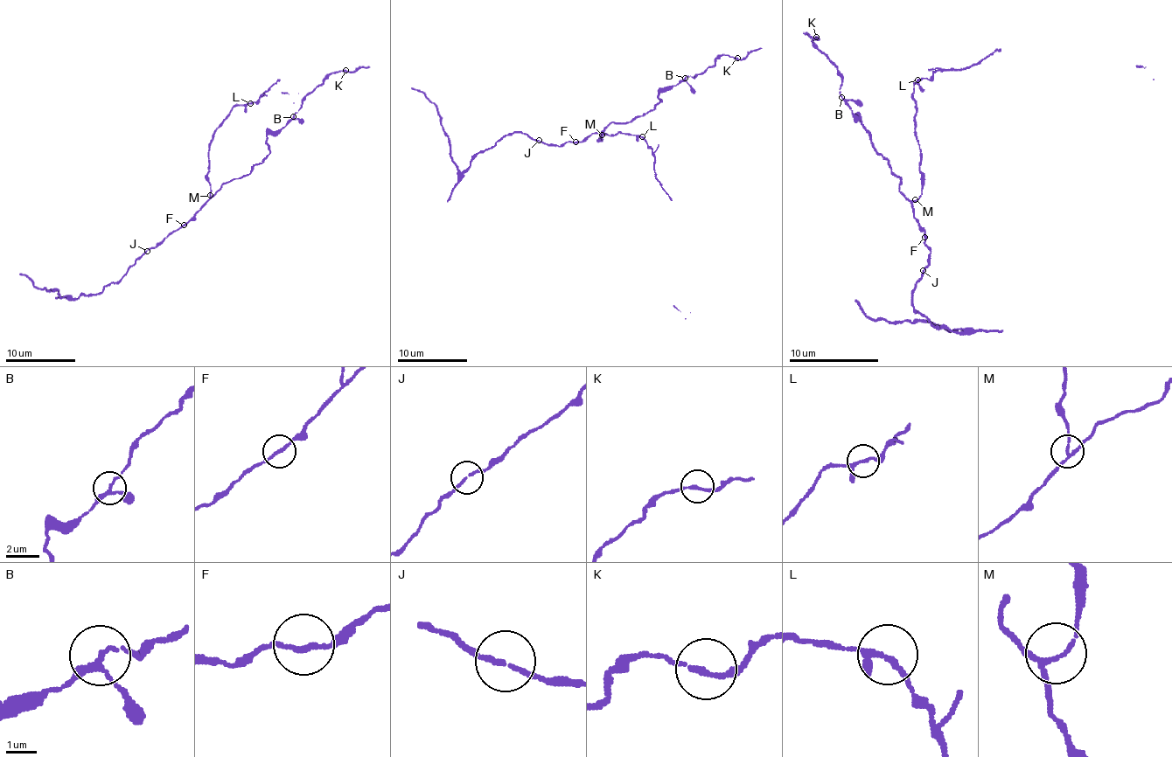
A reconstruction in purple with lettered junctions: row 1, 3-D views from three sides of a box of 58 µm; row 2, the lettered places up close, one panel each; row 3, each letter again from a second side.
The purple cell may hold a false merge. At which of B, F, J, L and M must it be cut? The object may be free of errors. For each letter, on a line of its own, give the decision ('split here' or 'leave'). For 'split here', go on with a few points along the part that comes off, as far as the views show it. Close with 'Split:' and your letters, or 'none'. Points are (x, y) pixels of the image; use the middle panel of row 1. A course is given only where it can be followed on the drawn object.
B: leave
F: leave
J: leave
L: leave
M: leave
Split: none

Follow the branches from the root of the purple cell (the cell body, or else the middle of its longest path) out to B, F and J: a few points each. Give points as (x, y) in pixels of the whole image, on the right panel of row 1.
B: (915, 201), (910, 201), (899, 190), (899, 177), (890, 170), (889, 161), (875, 149), (870, 134), (841, 98)
F: (915, 201), (913, 217), (924, 231), (924, 237)
J: (915, 201), (913, 217), (924, 231), (924, 244), (929, 248), (929, 264), (922, 271)

